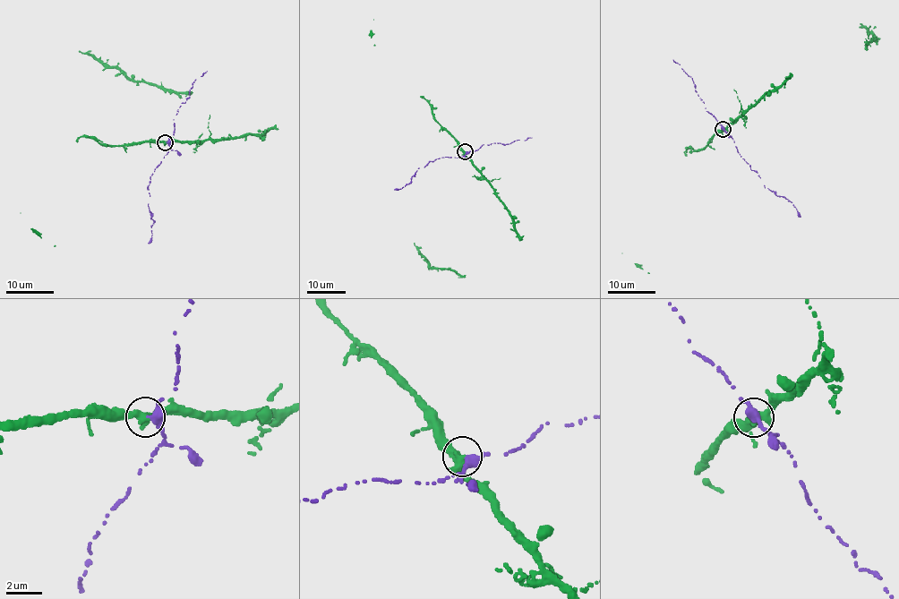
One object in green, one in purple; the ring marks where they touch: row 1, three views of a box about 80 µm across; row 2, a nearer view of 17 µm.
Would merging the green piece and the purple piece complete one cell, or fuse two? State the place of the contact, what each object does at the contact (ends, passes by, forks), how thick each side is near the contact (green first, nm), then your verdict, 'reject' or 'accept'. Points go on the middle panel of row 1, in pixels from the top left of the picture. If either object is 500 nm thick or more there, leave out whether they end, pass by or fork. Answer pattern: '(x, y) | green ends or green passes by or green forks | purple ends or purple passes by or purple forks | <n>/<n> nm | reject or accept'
(465, 151) | green passes by | purple passes by | 400/320 nm | reject

